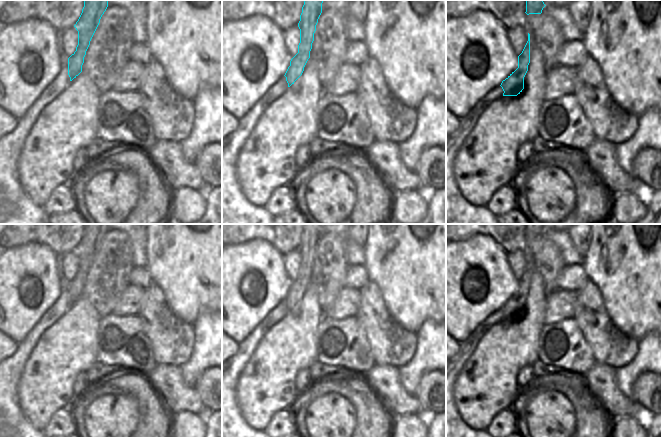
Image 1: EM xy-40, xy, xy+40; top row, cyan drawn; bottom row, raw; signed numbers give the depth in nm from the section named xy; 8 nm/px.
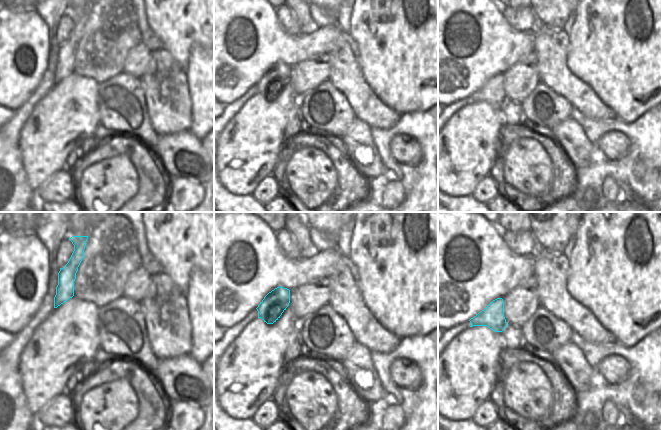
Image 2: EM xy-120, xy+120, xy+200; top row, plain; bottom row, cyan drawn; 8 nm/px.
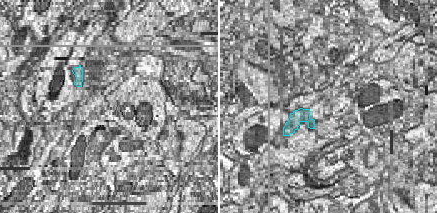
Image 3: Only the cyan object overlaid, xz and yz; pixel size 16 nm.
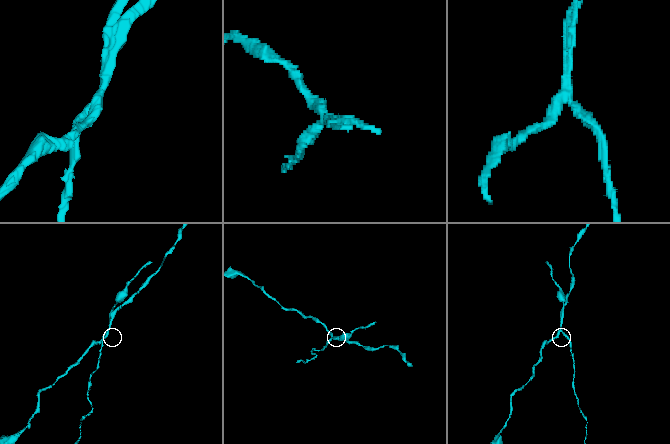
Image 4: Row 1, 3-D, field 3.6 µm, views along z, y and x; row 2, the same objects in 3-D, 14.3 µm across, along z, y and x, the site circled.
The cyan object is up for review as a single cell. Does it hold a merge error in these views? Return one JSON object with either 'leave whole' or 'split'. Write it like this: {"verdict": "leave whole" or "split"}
{"verdict": "split"}

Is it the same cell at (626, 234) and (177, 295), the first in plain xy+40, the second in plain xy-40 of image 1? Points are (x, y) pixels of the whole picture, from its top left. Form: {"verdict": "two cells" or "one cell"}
{"verdict": "one cell"}

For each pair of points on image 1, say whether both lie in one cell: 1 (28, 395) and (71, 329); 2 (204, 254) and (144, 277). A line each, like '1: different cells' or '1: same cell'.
1: same cell
2: different cells

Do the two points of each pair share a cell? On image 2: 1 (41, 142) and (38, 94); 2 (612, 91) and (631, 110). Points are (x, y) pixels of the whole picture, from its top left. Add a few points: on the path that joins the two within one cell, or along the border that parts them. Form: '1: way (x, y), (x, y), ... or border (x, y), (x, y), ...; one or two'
1: border (54, 84), (36, 103), (25, 121); two
2: way (617, 96), (626, 105); one

